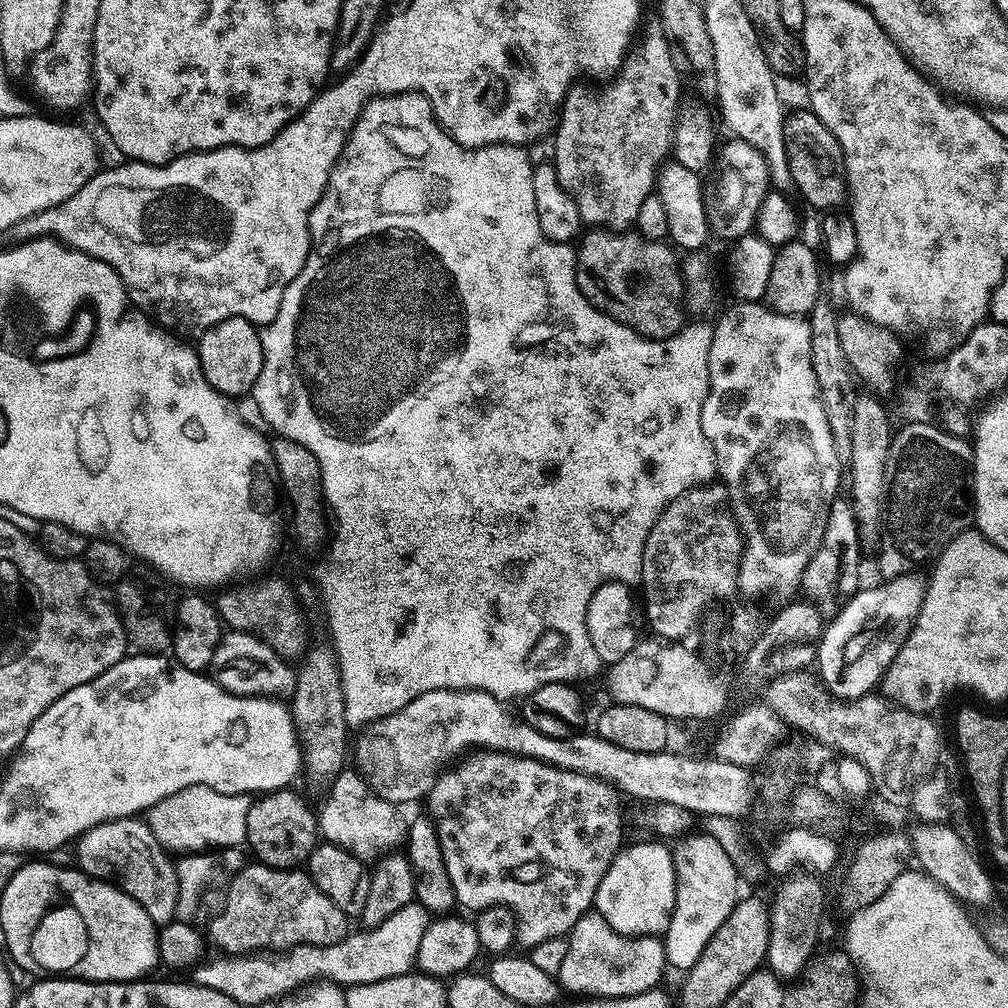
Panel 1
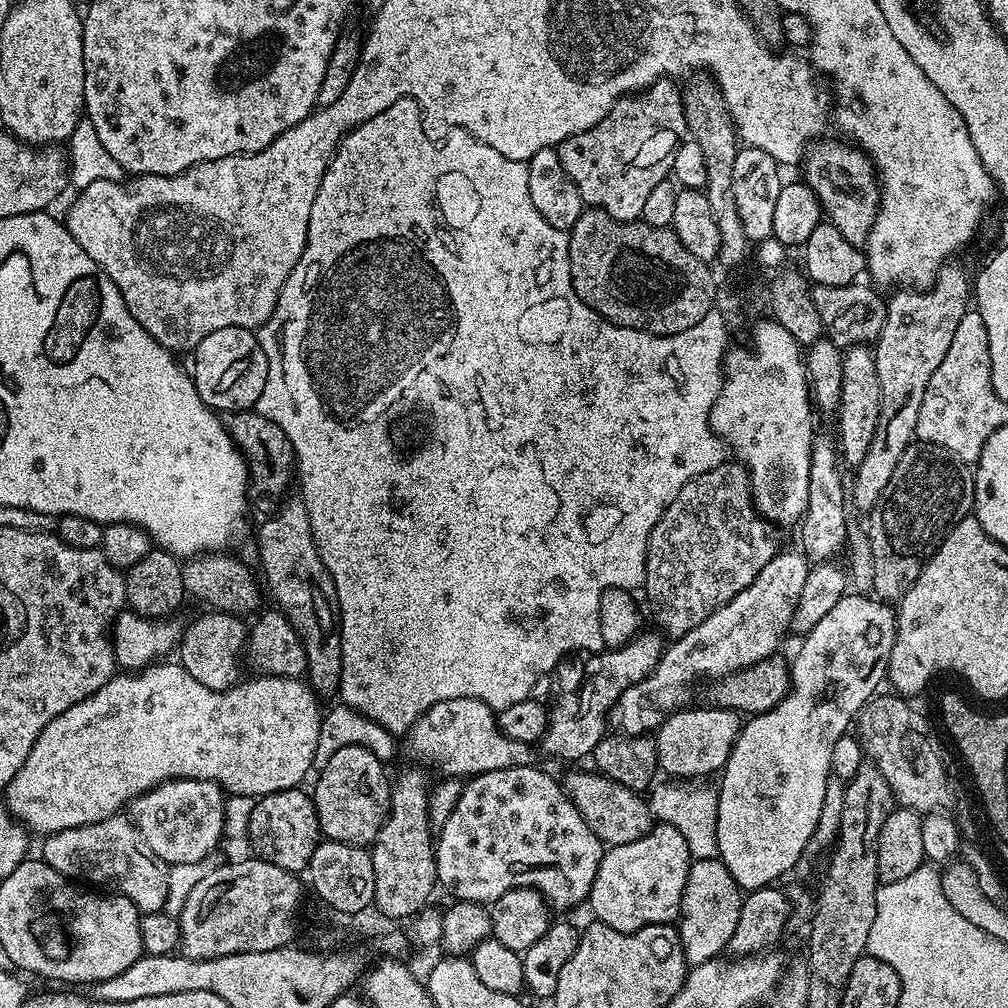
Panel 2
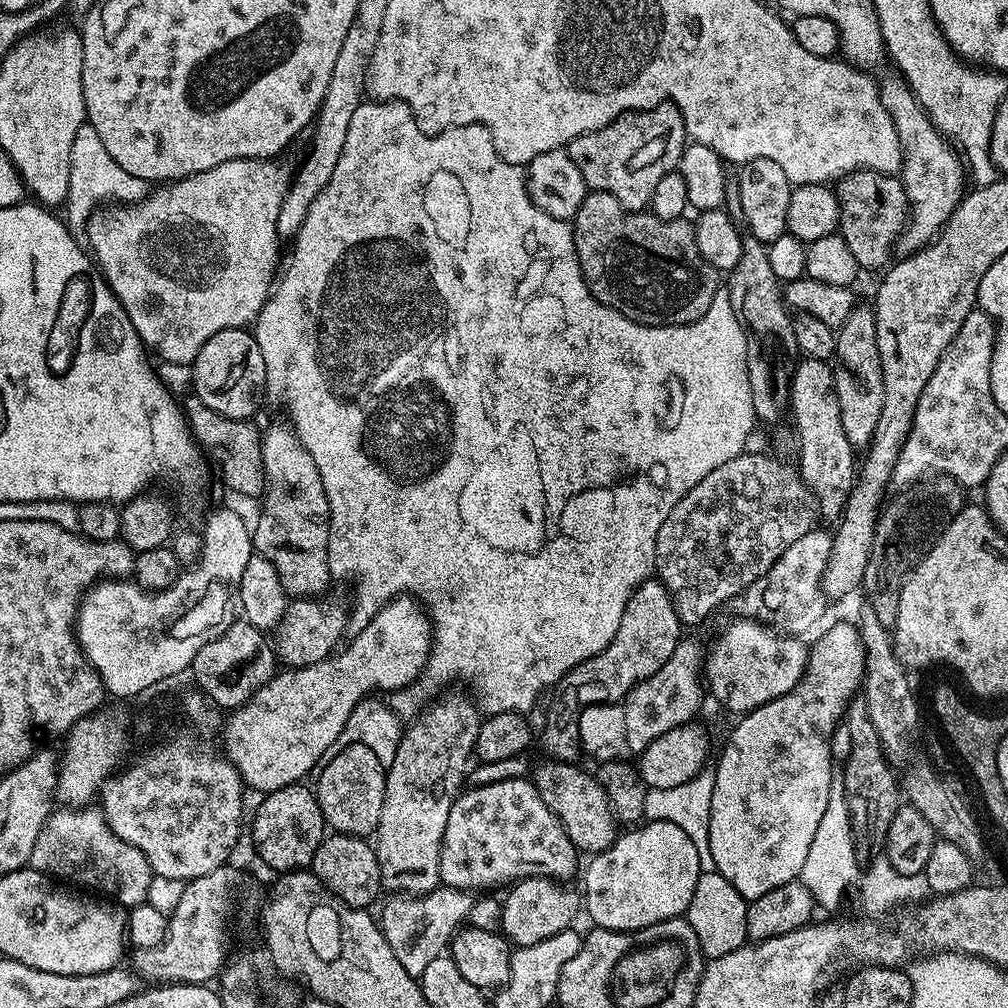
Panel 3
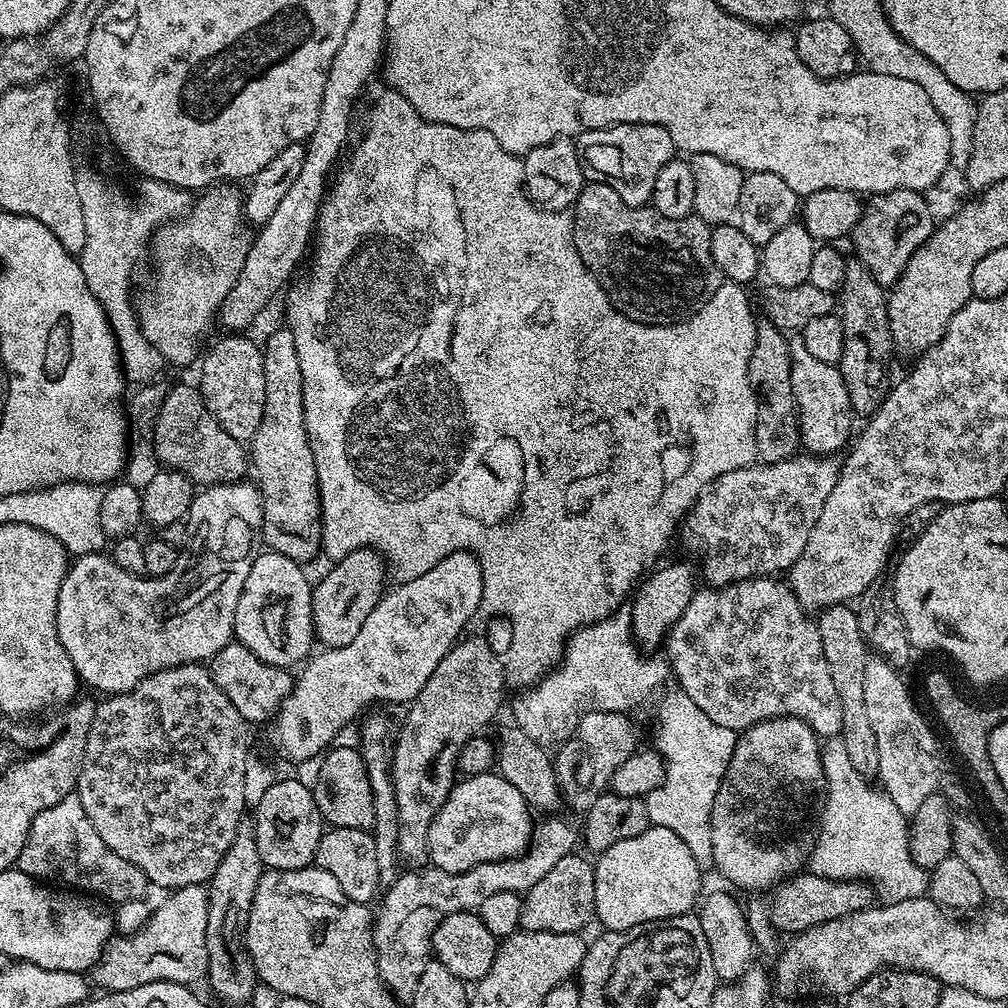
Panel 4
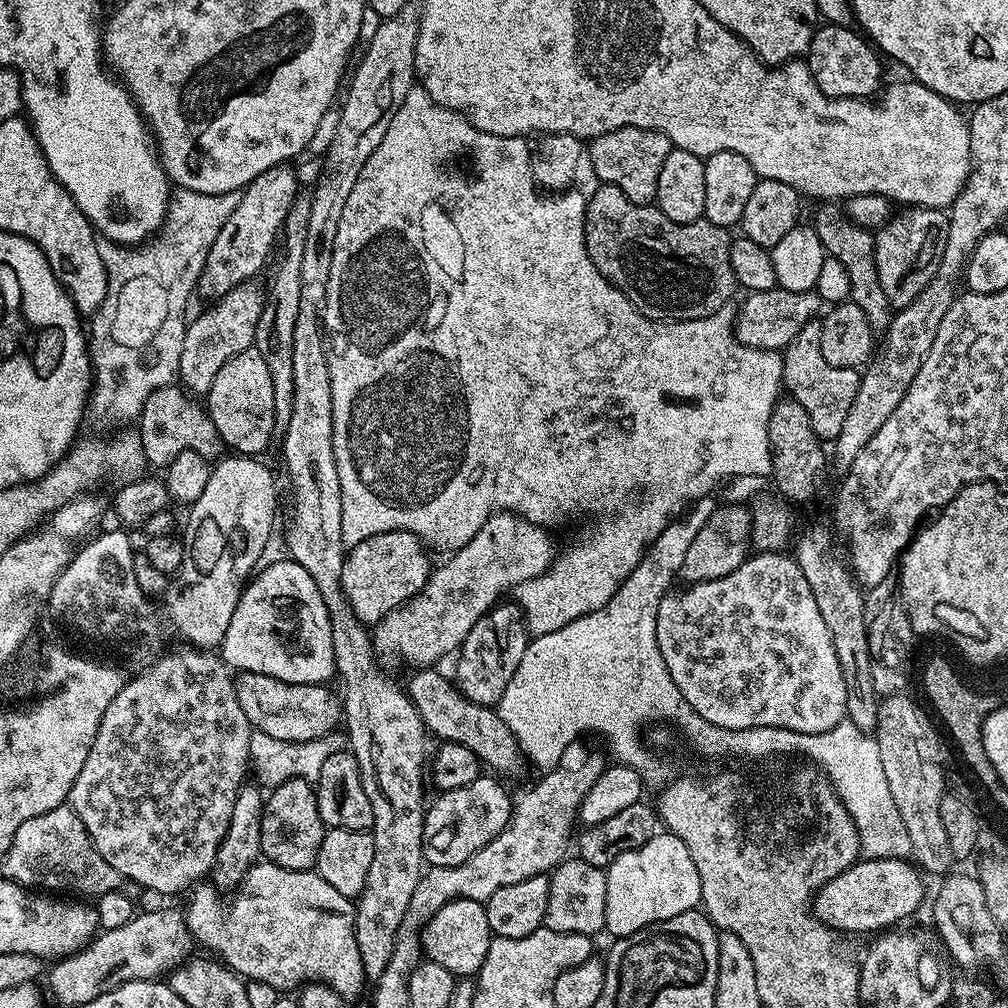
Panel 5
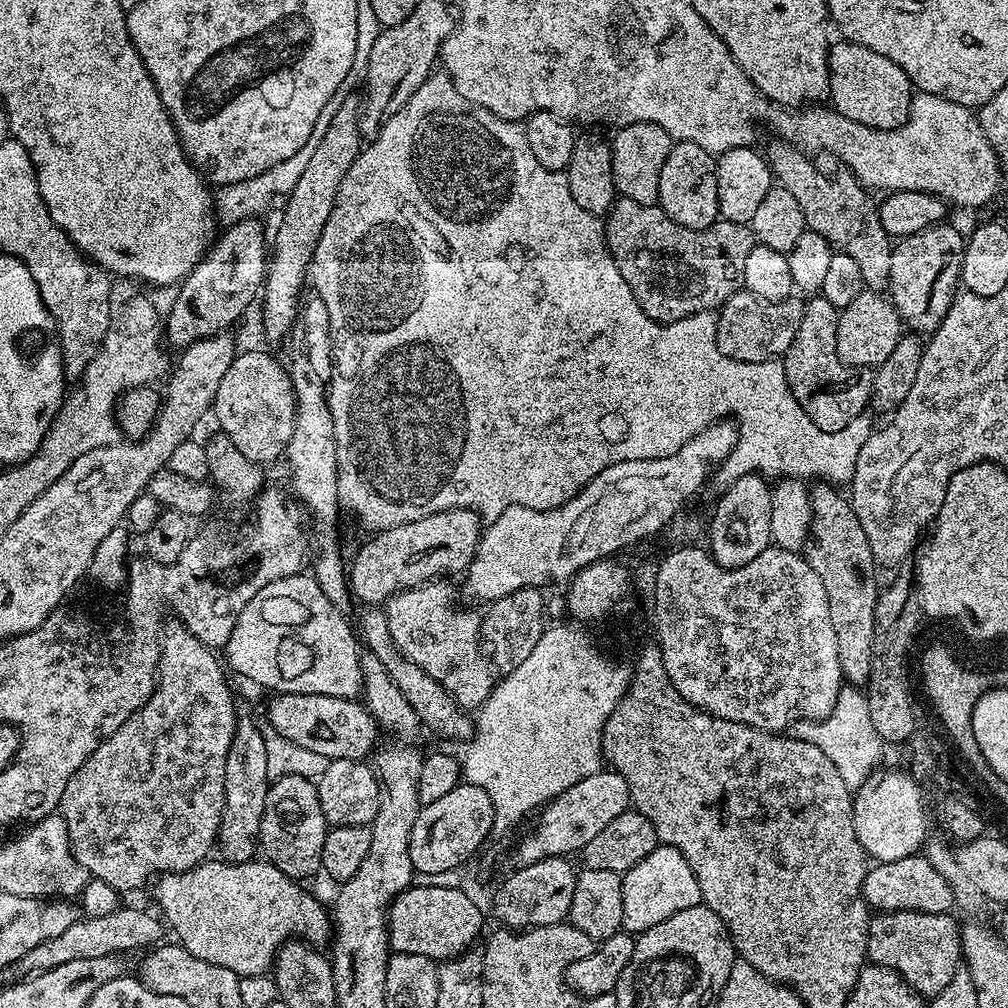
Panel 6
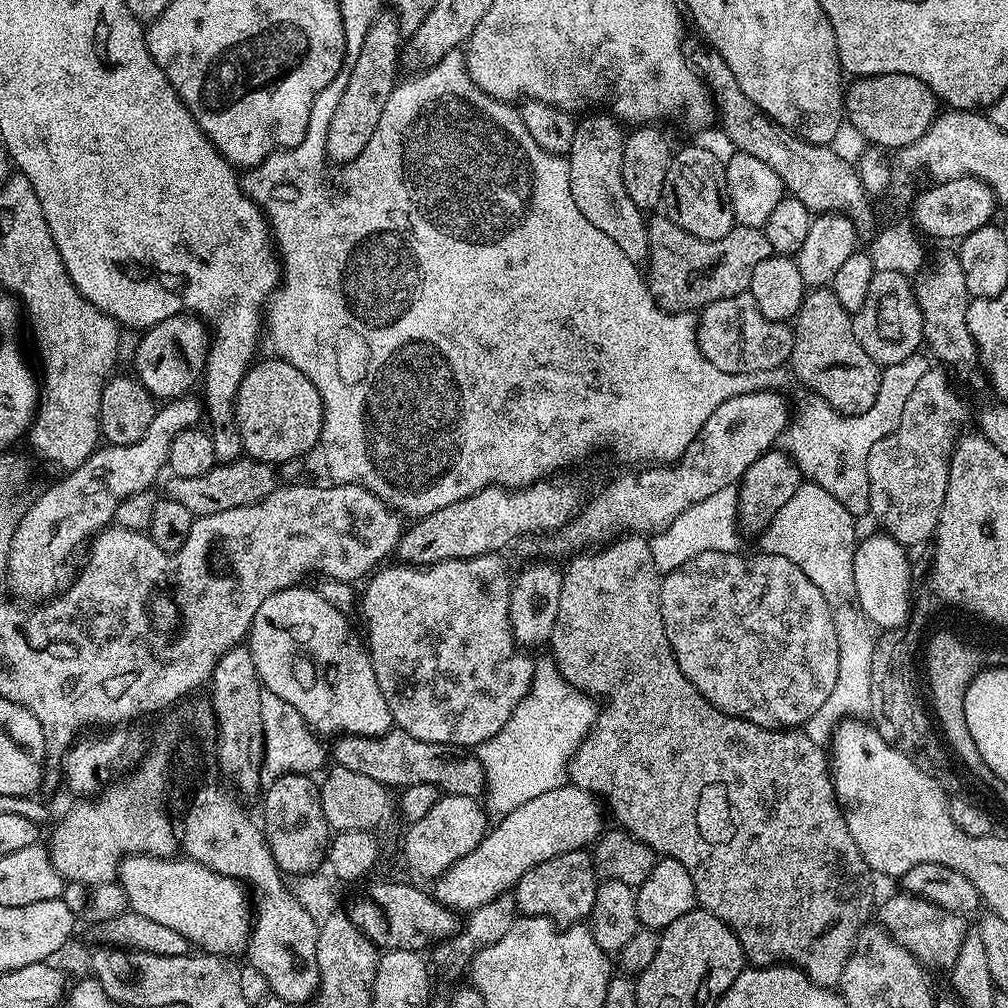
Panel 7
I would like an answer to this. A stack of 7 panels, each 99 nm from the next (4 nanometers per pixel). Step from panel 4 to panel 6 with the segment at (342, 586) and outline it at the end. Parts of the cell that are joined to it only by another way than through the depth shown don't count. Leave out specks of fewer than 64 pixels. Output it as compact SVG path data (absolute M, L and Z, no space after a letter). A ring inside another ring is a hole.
M451 508L451 510L448 512L439 512L438 514L430 514L426 518L418 518L414 522L406 522L405 524L395 524L394 526L390 526L389 528L384 528L381 532L377 532L375 534L369 535L370 537L369 540L366 541L365 544L362 545L361 548L357 550L356 557L354 557L353 560L350 560L350 591L353 597L355 597L355 599L359 601L361 605L379 605L380 606L380 605L383 605L385 602L391 600L392 597L395 596L397 592L404 592L407 588L418 588L422 584L427 584L437 579L437 577L439 577L441 574L448 574L444 572L452 571L452 572L457 572L457 574L463 573L465 569L467 569L469 562L471 562L471 560L474 558L474 554L476 553L476 547L480 545L480 538L482 535L482 523L480 524L480 520L481 520L481 517L477 515L477 513L471 512L471 510L468 508Z

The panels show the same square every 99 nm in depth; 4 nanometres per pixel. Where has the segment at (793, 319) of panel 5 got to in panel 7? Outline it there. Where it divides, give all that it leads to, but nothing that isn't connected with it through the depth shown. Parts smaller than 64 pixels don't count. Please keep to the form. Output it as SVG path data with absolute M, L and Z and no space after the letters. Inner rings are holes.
M750 294L710 302L699 309L696 341L702 354L726 374L758 374L783 368L792 359L793 329L783 320L766 318Z

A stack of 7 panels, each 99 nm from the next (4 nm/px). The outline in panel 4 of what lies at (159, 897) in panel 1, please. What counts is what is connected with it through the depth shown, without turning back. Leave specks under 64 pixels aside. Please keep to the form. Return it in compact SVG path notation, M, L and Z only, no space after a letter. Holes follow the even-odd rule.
M74 794L62 798L62 802L42 810L42 814L38 814L34 818L34 822L30 826L30 834L26 838L26 846L22 846L22 854L16 859L15 867L41 882L64 879L68 884L76 883L80 887L77 889L88 894L95 894L105 901L112 900L113 905L141 899L147 893L149 885L142 870L138 870L138 866L134 866L134 862L126 862L126 858L114 854L114 850L110 850L110 846L106 846L106 842L102 842L102 838L98 838L98 830L94 830L90 818L86 818L86 814L82 810L82 802Z

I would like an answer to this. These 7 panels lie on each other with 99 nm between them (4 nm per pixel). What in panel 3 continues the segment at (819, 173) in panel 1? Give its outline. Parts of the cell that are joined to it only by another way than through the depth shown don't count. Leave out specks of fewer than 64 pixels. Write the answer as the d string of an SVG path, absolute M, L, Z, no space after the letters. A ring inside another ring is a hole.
M863 168L851 172L849 176L840 177L835 181L834 191L840 207L838 235L846 242L846 246L850 246L861 269L883 269L893 259L892 248L894 252L900 233L910 219L903 180L887 172L872 172Z

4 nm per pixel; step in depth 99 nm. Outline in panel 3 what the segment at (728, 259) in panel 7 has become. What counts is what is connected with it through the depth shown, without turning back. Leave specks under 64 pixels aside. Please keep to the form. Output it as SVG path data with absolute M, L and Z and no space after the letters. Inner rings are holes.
M589 191L572 224L572 233L584 281L594 298L639 324L689 324L702 318L714 302L718 273L698 254L695 227L686 221L663 220L648 210L628 212L609 192Z

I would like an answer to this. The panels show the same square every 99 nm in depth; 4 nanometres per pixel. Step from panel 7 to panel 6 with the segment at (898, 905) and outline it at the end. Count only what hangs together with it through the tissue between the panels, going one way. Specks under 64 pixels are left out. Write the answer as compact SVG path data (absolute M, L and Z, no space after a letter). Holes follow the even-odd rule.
M881 912L873 915L868 922L868 954L867 959L874 964L881 964L890 970L899 972L901 978L913 990L931 998L937 996L946 986L950 986L950 978L962 967L960 951L961 925L952 921L947 912L926 914L925 912Z

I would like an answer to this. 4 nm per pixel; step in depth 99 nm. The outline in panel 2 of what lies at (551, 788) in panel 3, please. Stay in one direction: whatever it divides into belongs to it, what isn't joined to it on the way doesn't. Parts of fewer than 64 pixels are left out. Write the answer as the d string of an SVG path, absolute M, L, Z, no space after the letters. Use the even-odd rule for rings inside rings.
M576 770L563 777L562 787L574 802L583 820L602 844L609 847L636 842L654 827L654 817L647 799L621 783L589 770Z

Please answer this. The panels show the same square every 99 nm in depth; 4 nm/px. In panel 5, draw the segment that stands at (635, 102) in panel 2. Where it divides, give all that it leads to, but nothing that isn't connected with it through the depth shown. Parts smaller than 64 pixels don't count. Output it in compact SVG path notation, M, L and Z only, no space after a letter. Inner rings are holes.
M619 128L595 137L587 145L586 160L587 163L588 160L592 163L597 181L618 186L618 190L622 190L622 194L629 196L635 204L652 204L656 198L662 162L666 162L666 154L670 154L672 150L666 134L649 128Z

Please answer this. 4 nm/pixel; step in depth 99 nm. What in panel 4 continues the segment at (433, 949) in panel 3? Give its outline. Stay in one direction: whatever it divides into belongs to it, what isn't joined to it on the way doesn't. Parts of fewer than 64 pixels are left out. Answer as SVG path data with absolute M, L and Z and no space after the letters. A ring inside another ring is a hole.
M549 815L546 820L535 825L532 833L532 843L528 845L528 851L519 858L510 860L495 860L494 862L486 862L485 864L476 864L470 870L459 872L453 876L446 870L441 868L425 867L423 870L408 870L405 874L397 875L396 879L391 881L389 888L383 893L382 899L379 901L380 913L377 911L374 916L374 939L376 942L376 961L378 962L378 970L382 982L386 985L393 996L397 1000L407 1001L418 986L418 978L422 978L422 970L426 970L429 960L433 959L432 935L434 930L438 930L438 926L442 922L442 918L446 918L450 914L458 914L459 912L471 912L478 910L482 906L482 902L486 902L486 898L491 898L494 894L502 894L503 892L519 892L521 894L531 890L541 878L546 878L546 874L550 874L550 870L554 870L554 866L558 866L558 862L562 862L562 858L573 855L575 844L578 844L578 832L571 828L564 820L559 820L559 815Z

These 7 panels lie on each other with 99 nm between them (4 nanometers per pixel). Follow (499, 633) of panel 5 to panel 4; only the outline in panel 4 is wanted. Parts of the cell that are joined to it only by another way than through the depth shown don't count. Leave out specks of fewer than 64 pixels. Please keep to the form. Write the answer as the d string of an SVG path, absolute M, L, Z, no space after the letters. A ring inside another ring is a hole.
M470 636L461 639L438 662L430 682L407 705L404 725L398 728L394 740L392 781L400 819L396 847L399 859L409 860L412 866L428 860L428 827L437 807L446 802L452 785L457 783L456 759L462 746L499 714L504 700L505 661L496 657L486 637Z

